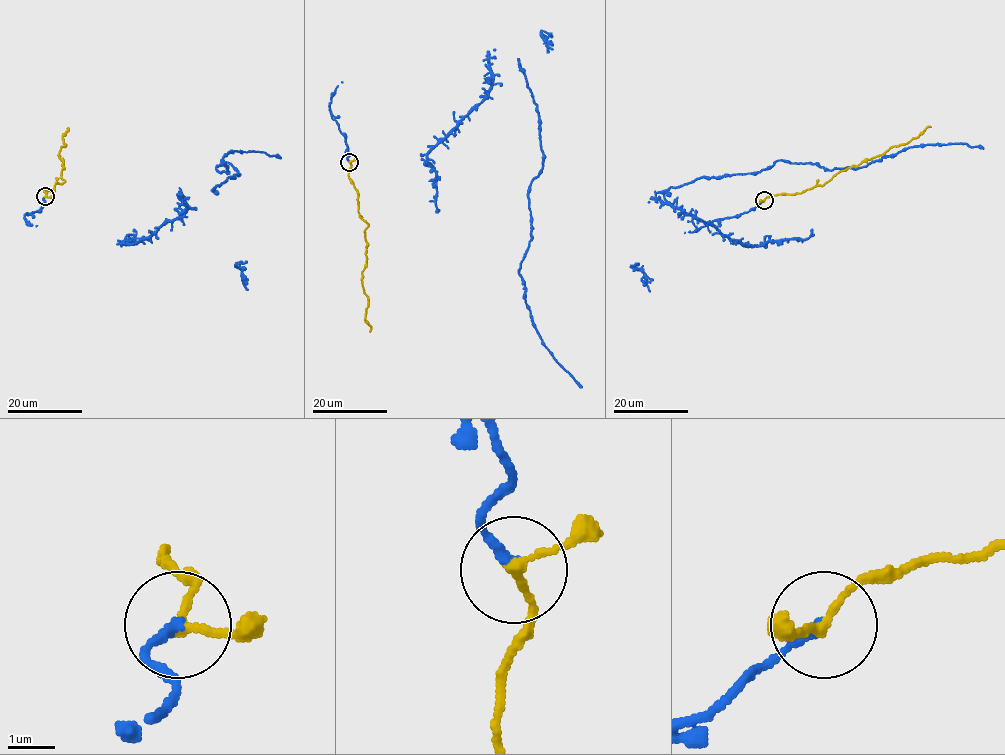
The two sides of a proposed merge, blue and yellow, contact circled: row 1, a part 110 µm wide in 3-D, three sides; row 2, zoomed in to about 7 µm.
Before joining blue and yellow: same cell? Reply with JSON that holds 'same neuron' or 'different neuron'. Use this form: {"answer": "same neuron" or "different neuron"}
{"answer": "same neuron"}

